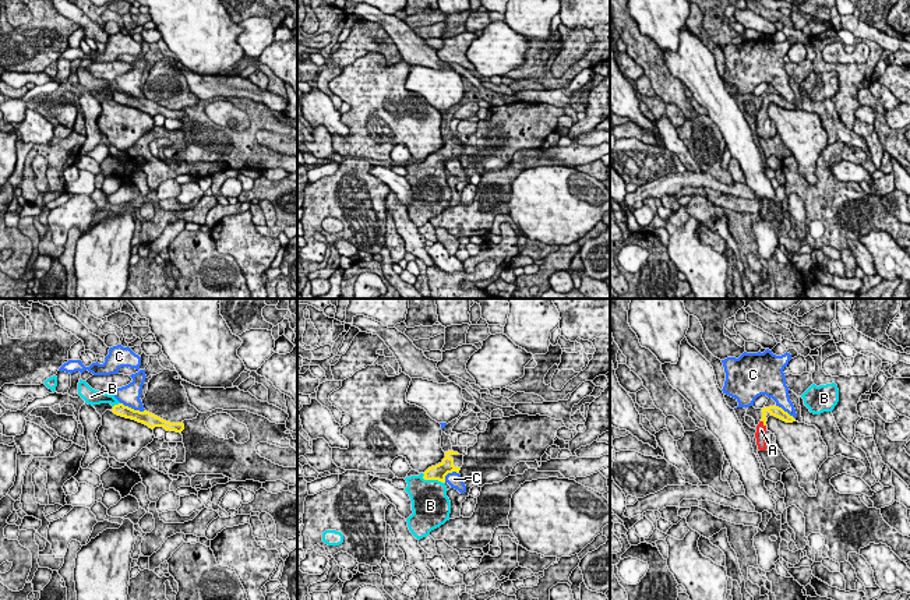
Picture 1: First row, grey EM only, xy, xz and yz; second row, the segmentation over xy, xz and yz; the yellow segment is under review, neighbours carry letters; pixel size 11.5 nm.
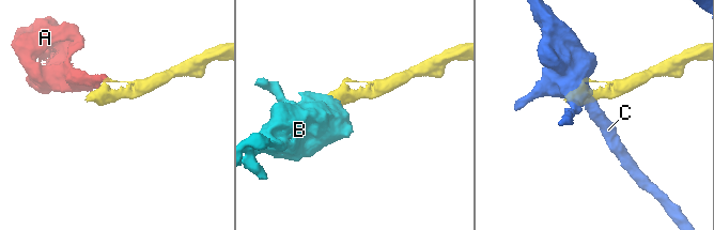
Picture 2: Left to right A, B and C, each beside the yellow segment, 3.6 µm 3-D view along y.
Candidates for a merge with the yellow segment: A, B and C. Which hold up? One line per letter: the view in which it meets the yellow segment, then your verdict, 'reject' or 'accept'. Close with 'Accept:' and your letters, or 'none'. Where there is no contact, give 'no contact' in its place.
A: contact in yz; accept
B: contact in xz; accept
C: contact in xy; reject
Accept: A, B

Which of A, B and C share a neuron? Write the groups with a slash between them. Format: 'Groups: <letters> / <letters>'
Groups: A B / C

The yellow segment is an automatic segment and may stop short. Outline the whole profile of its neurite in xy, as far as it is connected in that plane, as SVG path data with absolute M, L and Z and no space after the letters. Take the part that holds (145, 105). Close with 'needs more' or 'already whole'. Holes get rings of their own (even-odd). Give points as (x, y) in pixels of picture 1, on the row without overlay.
M80 67L80 70L78 70L78 82L85 88L85 91L92 92L92 93L100 92L100 91L110 91L113 93L112 99L114 102L142 110L152 117L155 114L163 114L166 119L169 117L169 119L176 119L176 120L181 120L184 117L183 109L181 110L170 110L170 109L166 109L166 107L147 99L147 98L144 98L144 99L134 98L134 96L120 91L114 85L114 82L109 82L109 81L92 77L87 71L87 68L82 68L82 67Z | needs more

